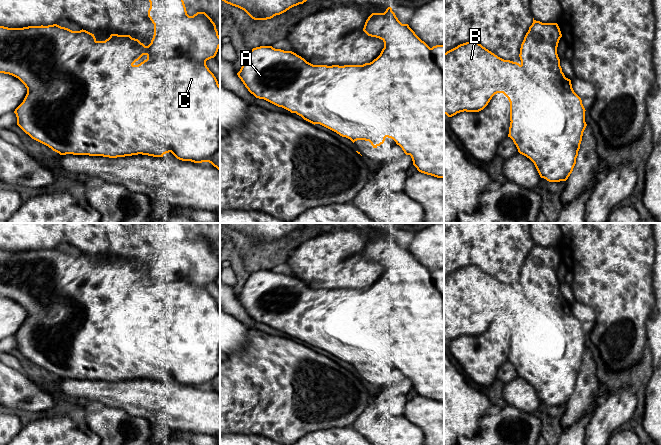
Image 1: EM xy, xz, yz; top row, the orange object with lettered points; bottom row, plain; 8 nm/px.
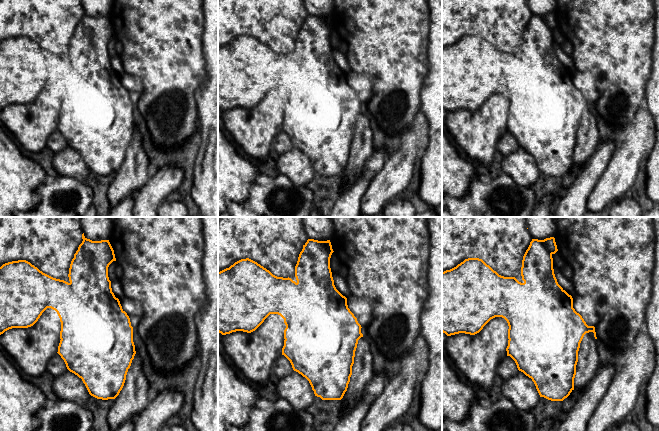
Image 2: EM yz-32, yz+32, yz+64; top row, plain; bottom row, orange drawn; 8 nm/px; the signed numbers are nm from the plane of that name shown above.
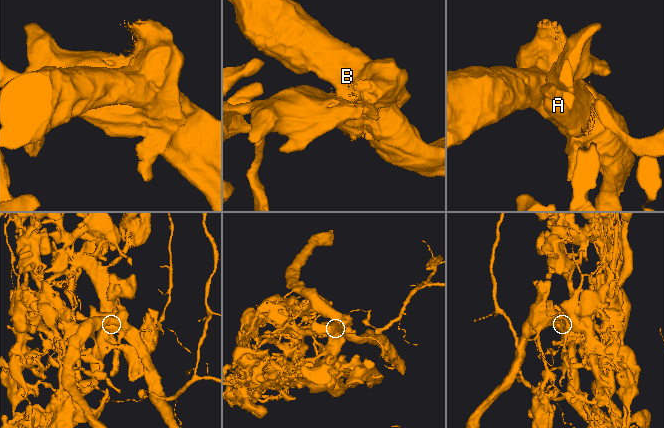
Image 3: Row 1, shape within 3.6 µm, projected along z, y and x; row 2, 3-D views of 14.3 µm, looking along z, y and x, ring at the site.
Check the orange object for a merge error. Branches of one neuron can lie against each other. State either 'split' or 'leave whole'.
split

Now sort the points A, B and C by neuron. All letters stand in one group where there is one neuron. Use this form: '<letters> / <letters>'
A / B C

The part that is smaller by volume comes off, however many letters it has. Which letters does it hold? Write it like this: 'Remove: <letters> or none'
Remove: B, C

